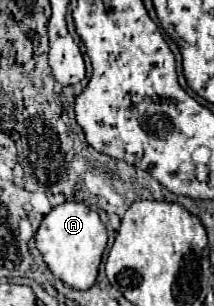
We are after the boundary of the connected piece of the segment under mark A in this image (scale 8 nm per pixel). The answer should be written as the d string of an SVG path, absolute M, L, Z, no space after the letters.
M65 202L43 218L35 240L37 250L57 280L75 290L89 290L95 284L99 264L107 248L107 230L97 212L81 202Z

